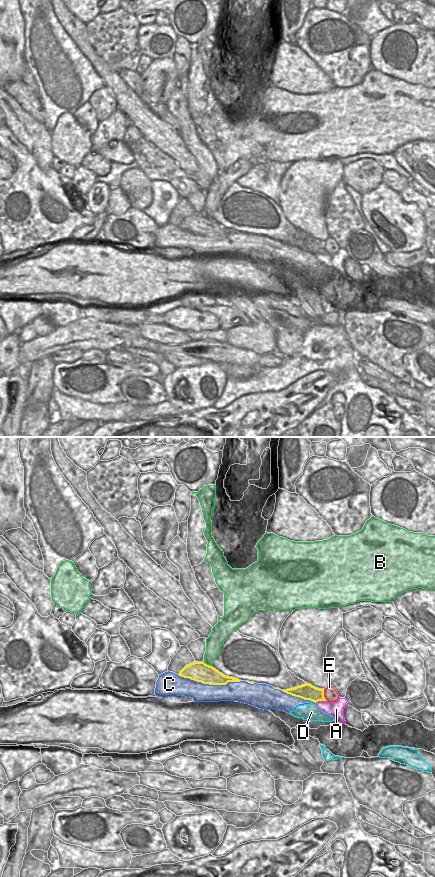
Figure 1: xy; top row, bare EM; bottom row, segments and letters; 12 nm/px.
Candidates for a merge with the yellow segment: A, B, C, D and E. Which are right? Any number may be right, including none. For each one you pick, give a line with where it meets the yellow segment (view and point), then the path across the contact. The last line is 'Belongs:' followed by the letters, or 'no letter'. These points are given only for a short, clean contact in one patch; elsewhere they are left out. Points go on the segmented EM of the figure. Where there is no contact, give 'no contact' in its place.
Belongs: no letter

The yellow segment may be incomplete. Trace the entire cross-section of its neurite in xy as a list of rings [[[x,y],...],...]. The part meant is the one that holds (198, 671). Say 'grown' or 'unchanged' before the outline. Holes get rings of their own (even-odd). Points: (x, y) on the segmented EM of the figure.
unchanged | [[[193,662],[186,665],[178,674],[181,677],[209,685],[226,685],[228,682],[240,682],[241,680],[225,676],[218,670],[204,662]]]

